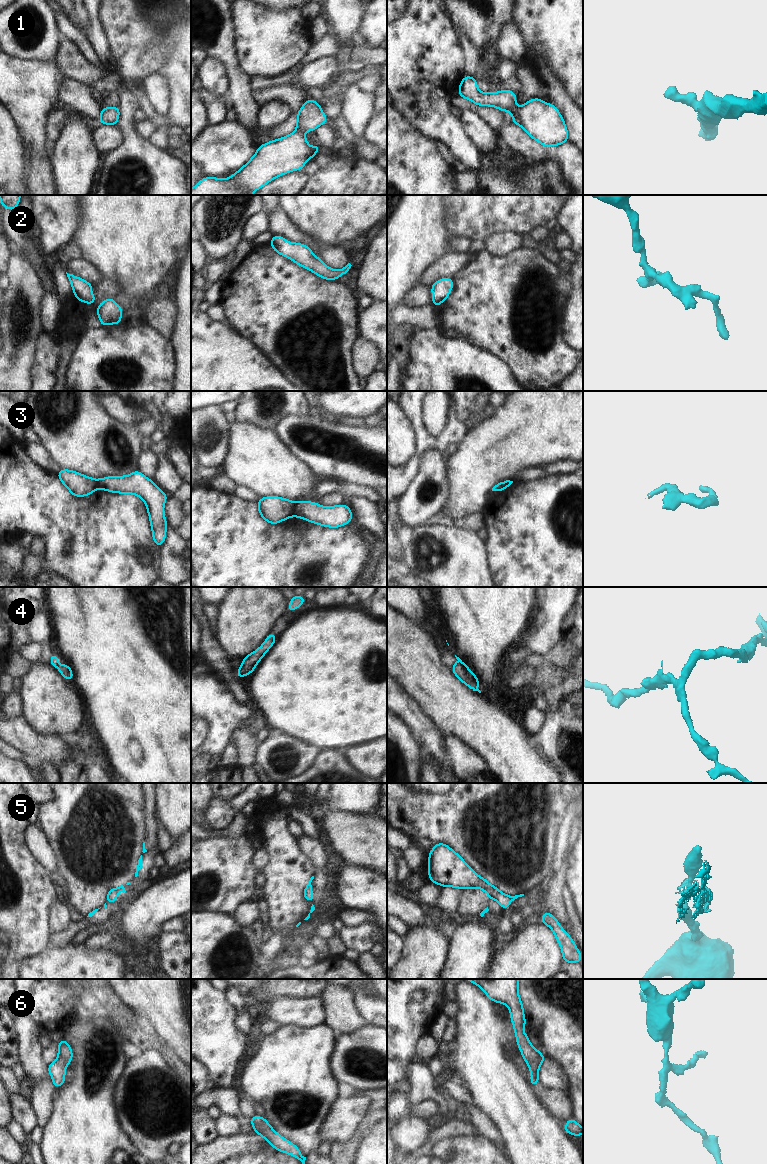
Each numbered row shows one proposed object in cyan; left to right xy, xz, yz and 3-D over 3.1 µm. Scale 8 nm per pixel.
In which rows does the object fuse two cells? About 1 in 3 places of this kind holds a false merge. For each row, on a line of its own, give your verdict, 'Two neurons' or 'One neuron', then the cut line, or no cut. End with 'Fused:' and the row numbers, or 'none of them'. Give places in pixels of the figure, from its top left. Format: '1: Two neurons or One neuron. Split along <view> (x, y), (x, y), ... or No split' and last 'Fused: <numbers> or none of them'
1: Two neurons. Split along yz (517, 108), (520, 124)
2: One neuron. No split
3: Two neurons. Split along xz (295, 504), (292, 515)
4: One neuron. No split
5: One neuron. No split
6: One neuron. No split
Fused: 1, 3.

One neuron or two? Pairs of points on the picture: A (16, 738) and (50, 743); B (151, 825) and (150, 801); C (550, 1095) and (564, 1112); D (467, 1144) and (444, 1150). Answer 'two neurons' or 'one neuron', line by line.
A: one neuron
B: one neuron
C: one neuron
D: one neuron

